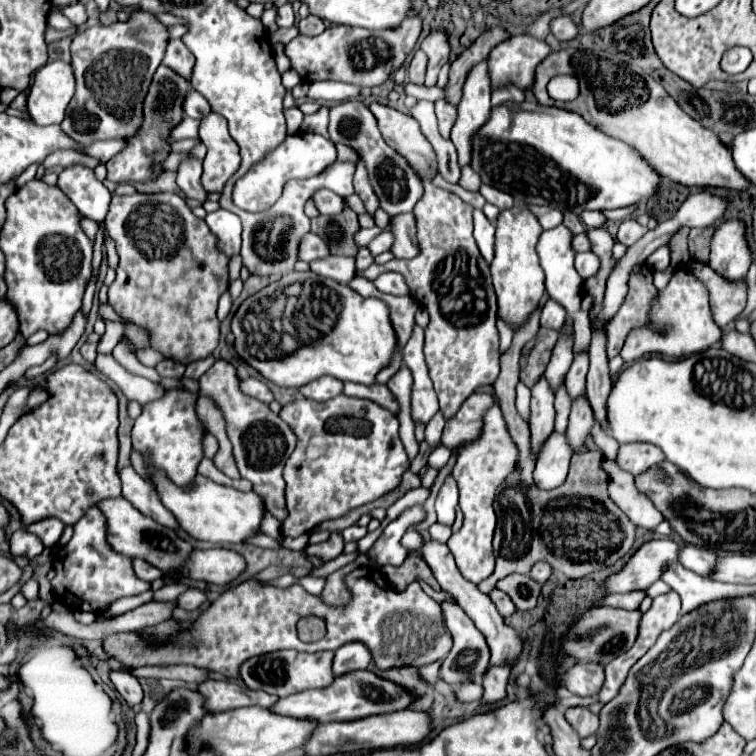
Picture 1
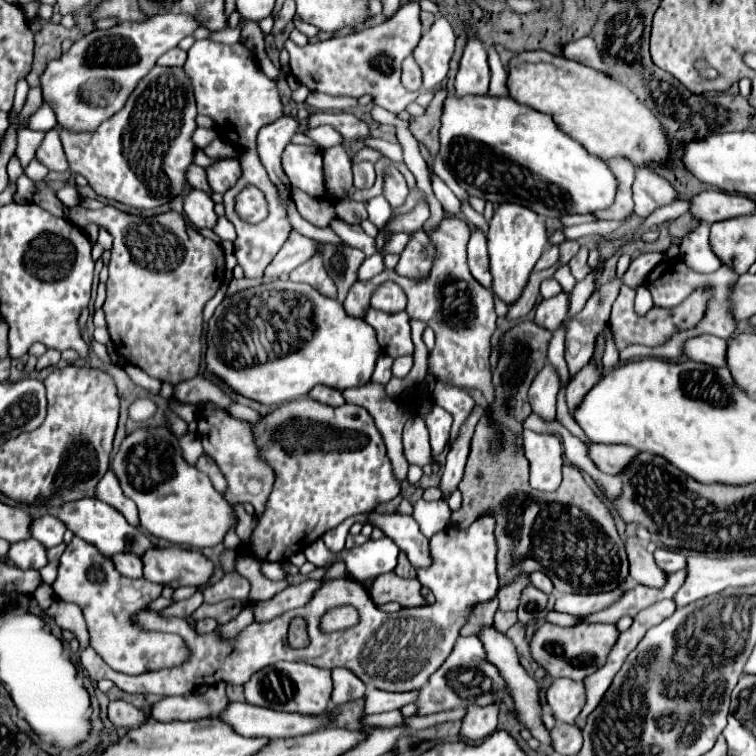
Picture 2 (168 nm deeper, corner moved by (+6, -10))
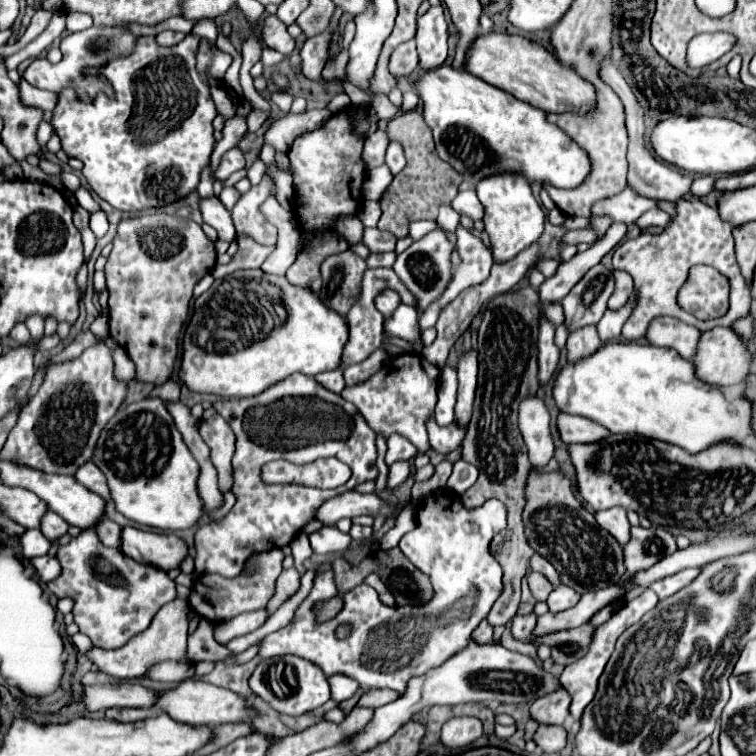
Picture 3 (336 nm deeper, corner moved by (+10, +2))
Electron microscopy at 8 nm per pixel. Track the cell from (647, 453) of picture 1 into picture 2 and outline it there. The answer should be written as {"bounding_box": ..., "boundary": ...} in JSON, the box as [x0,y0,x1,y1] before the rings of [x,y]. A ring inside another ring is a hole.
{"bounding_box":[587,442,637,476],"boundary":[[[589,442],[587,446],[587,454],[589,458],[595,462],[595,466],[605,472],[605,474],[613,474],[617,476],[617,472],[621,472],[621,468],[625,468],[625,464],[629,464],[629,460],[633,456],[637,456],[637,450],[625,444],[595,444]]]}

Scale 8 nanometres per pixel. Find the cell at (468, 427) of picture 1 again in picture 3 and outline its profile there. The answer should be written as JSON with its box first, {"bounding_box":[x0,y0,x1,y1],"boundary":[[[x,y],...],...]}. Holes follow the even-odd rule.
{"bounding_box":[341,352,439,452],"boundary":[[[409,352],[391,358],[367,382],[361,382],[357,386],[347,386],[341,392],[341,396],[357,406],[357,410],[363,414],[363,418],[369,422],[369,426],[375,432],[383,432],[385,436],[399,432],[405,438],[409,438],[419,448],[419,452],[427,452],[431,444],[425,424],[435,414],[437,380],[439,380],[439,368],[427,362],[421,354]]]}

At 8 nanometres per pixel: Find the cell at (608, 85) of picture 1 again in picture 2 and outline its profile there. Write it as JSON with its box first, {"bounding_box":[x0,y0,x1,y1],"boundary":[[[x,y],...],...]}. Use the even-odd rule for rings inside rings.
{"bounding_box":[507,50,669,166],"boundary":[[[545,50],[521,52],[509,60],[507,90],[515,102],[549,114],[559,130],[583,144],[593,156],[603,160],[629,156],[633,166],[653,162],[667,164],[669,160],[669,138],[651,110],[621,82],[593,68]]]}

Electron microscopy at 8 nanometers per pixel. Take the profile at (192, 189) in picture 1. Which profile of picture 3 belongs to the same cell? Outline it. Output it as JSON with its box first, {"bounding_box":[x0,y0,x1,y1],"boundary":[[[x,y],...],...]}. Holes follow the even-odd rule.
{"bounding_box":[199,196,235,242],"boundary":[[[217,196],[211,198],[199,198],[199,210],[203,216],[203,222],[213,226],[219,234],[219,240],[233,242],[235,240],[235,226],[231,222],[231,214],[223,208]]]}

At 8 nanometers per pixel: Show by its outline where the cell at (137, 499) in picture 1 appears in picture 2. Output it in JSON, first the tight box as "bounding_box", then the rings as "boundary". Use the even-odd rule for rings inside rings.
{"bounding_box":[95,472,137,526],"boundary":[[[107,472],[99,480],[99,484],[95,486],[95,498],[101,500],[101,502],[107,502],[113,508],[117,508],[131,526],[137,526],[137,506],[133,504],[133,500],[129,500],[121,492],[121,486],[117,484],[117,478],[113,476],[113,472]]]}

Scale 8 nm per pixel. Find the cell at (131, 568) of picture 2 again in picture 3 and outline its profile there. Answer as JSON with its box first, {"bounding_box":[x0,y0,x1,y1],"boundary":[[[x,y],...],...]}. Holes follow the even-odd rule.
{"bounding_box":[95,518,121,548],"boundary":[[[103,518],[97,526],[95,526],[95,532],[101,540],[101,544],[105,544],[107,548],[121,548],[121,526],[115,524],[113,520],[109,518]]]}

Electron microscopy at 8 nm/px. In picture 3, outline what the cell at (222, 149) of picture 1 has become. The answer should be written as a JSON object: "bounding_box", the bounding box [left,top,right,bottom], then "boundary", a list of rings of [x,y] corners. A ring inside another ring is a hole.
{"bounding_box":[215,148,245,180],"boundary":[[[231,148],[231,150],[227,150],[223,154],[223,158],[221,158],[221,162],[219,162],[217,170],[215,170],[215,178],[217,180],[227,180],[233,172],[241,170],[243,166],[245,166],[245,158],[243,158],[241,150],[239,148]]]}

